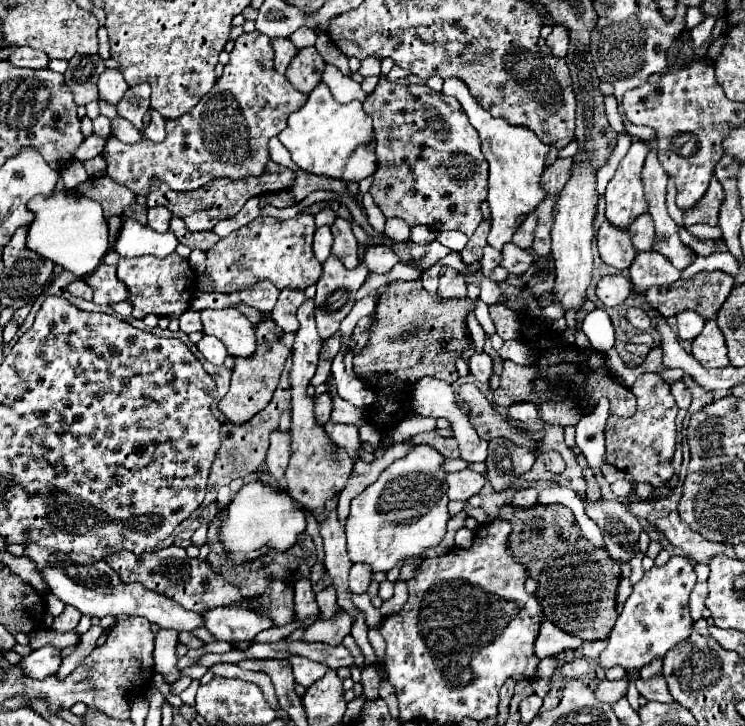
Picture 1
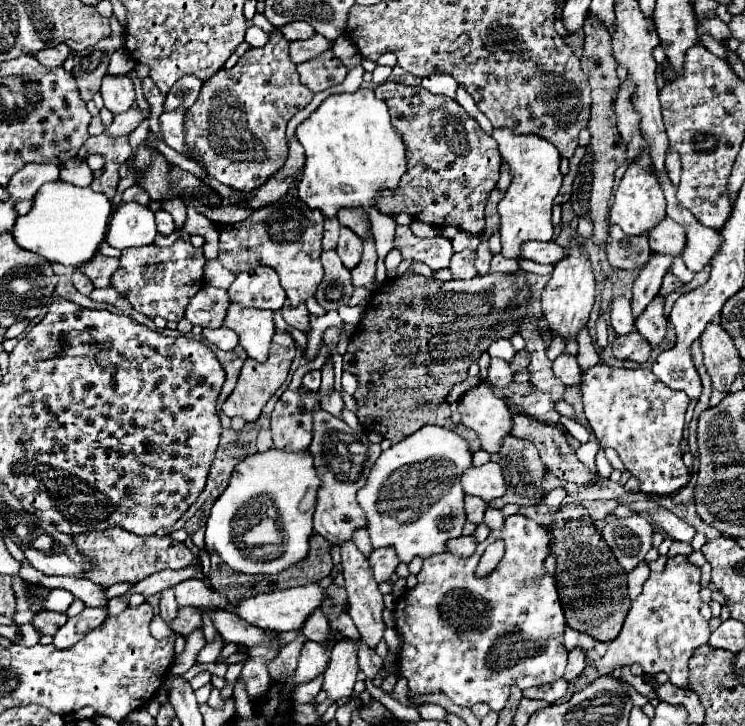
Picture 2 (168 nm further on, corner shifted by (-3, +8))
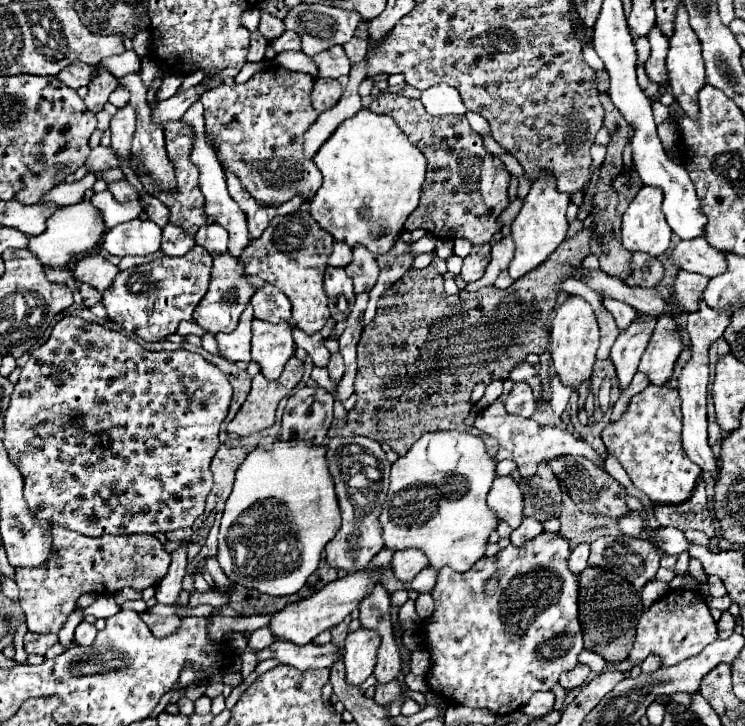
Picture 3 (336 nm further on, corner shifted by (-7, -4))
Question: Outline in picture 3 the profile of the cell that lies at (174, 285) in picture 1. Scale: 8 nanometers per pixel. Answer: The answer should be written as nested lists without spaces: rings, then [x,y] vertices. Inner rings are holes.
[[[194,246],[190,252],[186,252],[184,256],[178,256],[178,258],[162,256],[162,258],[152,260],[150,264],[142,264],[136,268],[122,270],[116,276],[112,288],[108,288],[104,292],[102,304],[108,310],[108,318],[114,322],[120,322],[124,330],[140,336],[146,342],[158,342],[158,340],[164,340],[168,334],[174,334],[182,320],[192,320],[194,308],[198,306],[198,302],[208,292],[210,270],[212,270],[212,256],[202,246]]]

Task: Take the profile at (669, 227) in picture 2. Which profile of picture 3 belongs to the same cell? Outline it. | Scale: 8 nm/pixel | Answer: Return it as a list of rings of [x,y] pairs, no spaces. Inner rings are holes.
[[[704,238],[680,240],[670,252],[670,262],[686,272],[696,272],[708,278],[724,272],[724,256],[720,256],[720,252]]]

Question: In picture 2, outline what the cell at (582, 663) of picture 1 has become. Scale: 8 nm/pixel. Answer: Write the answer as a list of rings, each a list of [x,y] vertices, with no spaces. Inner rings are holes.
[[[578,648],[572,650],[568,654],[568,666],[566,666],[566,672],[564,672],[564,680],[568,680],[568,682],[576,680],[580,676],[580,672],[584,670],[584,666],[586,666],[586,654]]]

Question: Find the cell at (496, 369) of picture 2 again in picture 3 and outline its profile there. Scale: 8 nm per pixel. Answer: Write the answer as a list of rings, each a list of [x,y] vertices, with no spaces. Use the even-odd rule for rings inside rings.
[[[514,382],[510,394],[504,400],[504,406],[510,414],[518,414],[524,418],[530,418],[534,408],[536,408],[536,400],[532,396],[532,390],[526,382]]]

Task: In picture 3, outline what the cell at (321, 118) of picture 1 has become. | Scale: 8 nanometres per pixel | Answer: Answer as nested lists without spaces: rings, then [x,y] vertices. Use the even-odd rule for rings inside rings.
[[[362,108],[356,116],[344,120],[336,132],[320,146],[314,156],[314,164],[324,176],[322,186],[308,202],[310,216],[334,236],[334,240],[344,240],[350,246],[362,244],[372,254],[384,254],[392,248],[398,238],[404,220],[416,210],[420,188],[426,172],[426,158],[418,150],[418,146],[410,144],[410,140],[400,132],[394,120],[386,114],[376,114],[370,108]]]

